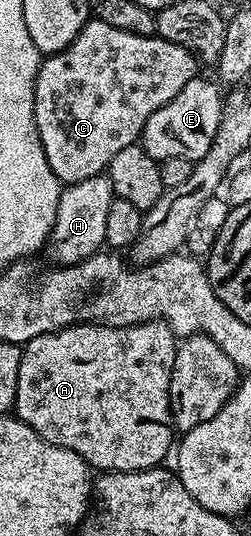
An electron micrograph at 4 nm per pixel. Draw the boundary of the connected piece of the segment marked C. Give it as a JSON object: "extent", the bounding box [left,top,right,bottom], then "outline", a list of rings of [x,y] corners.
{"extent":[34,17,196,184],"outline":[[[95,17],[87,20],[84,28],[76,36],[76,40],[72,40],[72,44],[68,44],[60,52],[45,55],[38,63],[38,75],[34,81],[34,123],[36,132],[40,132],[40,144],[44,148],[44,156],[59,182],[63,184],[79,182],[103,173],[109,167],[112,156],[116,156],[116,152],[120,152],[120,148],[128,148],[141,139],[142,129],[148,116],[152,116],[152,112],[156,112],[156,108],[168,104],[168,100],[172,100],[172,96],[176,96],[176,92],[180,92],[180,88],[184,88],[184,84],[188,84],[188,80],[196,77],[194,65],[196,65],[194,53],[180,44],[172,44],[157,36],[136,36],[132,32],[112,28],[112,24],[104,24],[104,20]]]}

